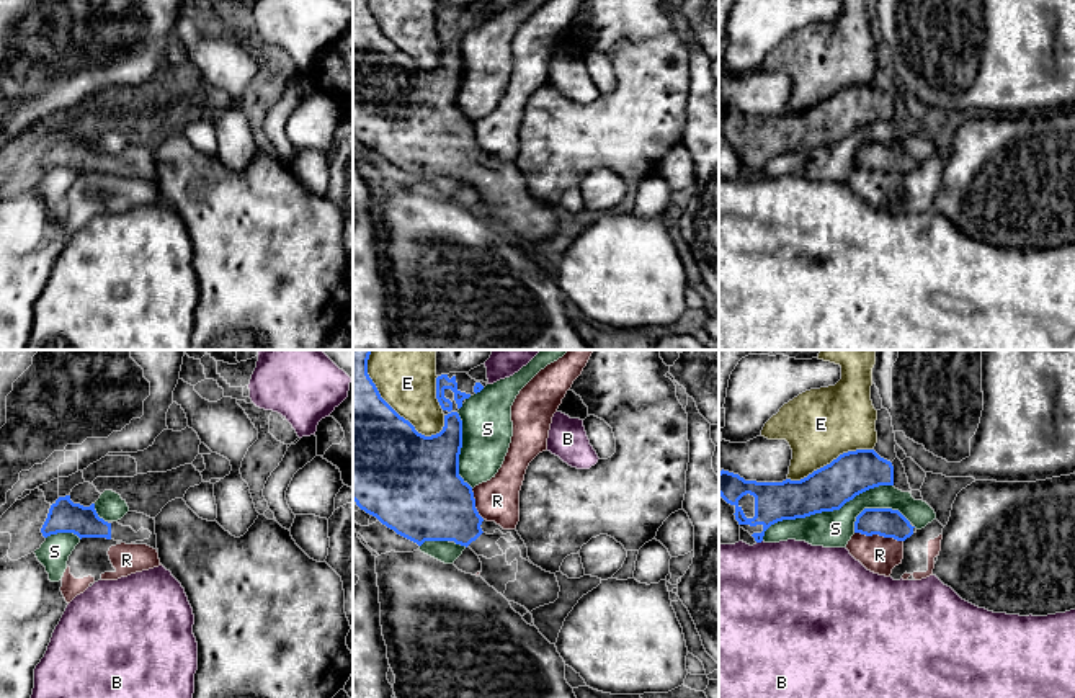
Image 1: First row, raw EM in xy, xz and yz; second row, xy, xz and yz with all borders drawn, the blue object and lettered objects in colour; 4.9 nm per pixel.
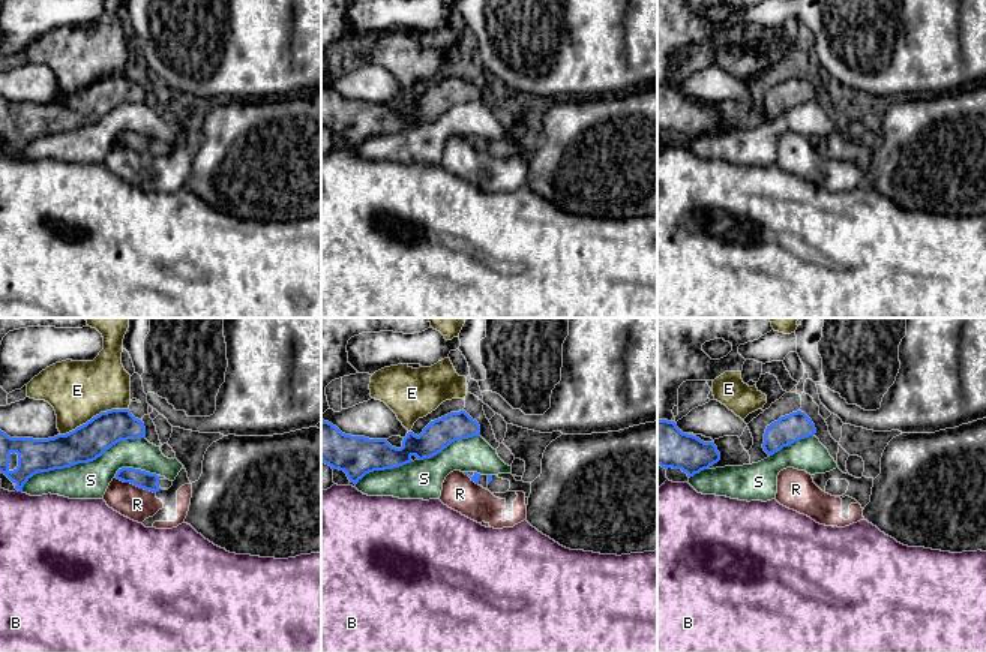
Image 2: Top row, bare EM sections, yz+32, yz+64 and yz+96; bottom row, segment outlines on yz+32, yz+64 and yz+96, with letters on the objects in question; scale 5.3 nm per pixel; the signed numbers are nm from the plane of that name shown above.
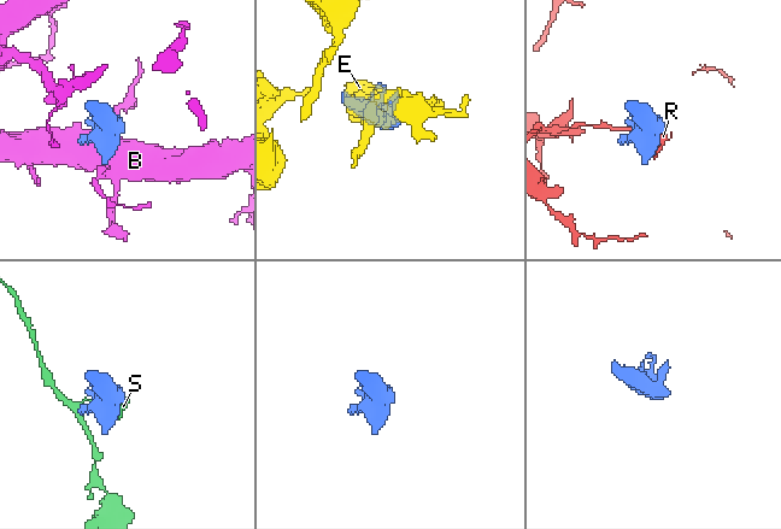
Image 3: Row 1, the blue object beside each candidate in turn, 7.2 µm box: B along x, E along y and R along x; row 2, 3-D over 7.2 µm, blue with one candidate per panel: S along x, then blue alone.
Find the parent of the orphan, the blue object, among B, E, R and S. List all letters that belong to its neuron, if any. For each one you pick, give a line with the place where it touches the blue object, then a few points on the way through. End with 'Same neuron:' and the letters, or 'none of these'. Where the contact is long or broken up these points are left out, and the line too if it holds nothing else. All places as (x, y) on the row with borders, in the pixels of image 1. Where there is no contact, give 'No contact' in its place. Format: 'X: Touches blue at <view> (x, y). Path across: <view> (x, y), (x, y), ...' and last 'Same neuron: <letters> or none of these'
Same neuron: none of these

